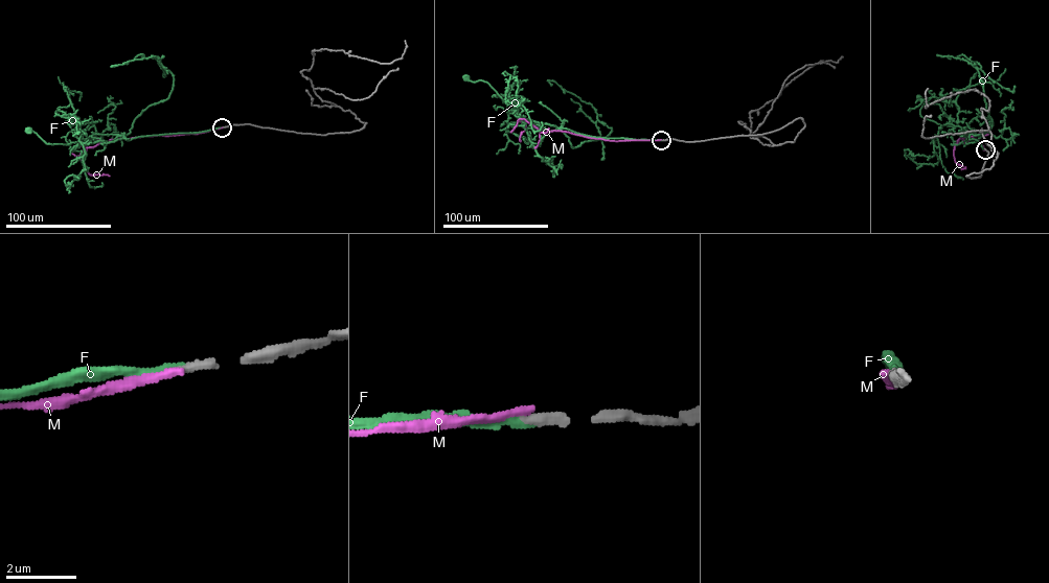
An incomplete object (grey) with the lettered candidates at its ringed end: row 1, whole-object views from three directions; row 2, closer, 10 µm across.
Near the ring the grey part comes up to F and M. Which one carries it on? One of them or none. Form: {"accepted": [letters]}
{"accepted": ["F"]}

